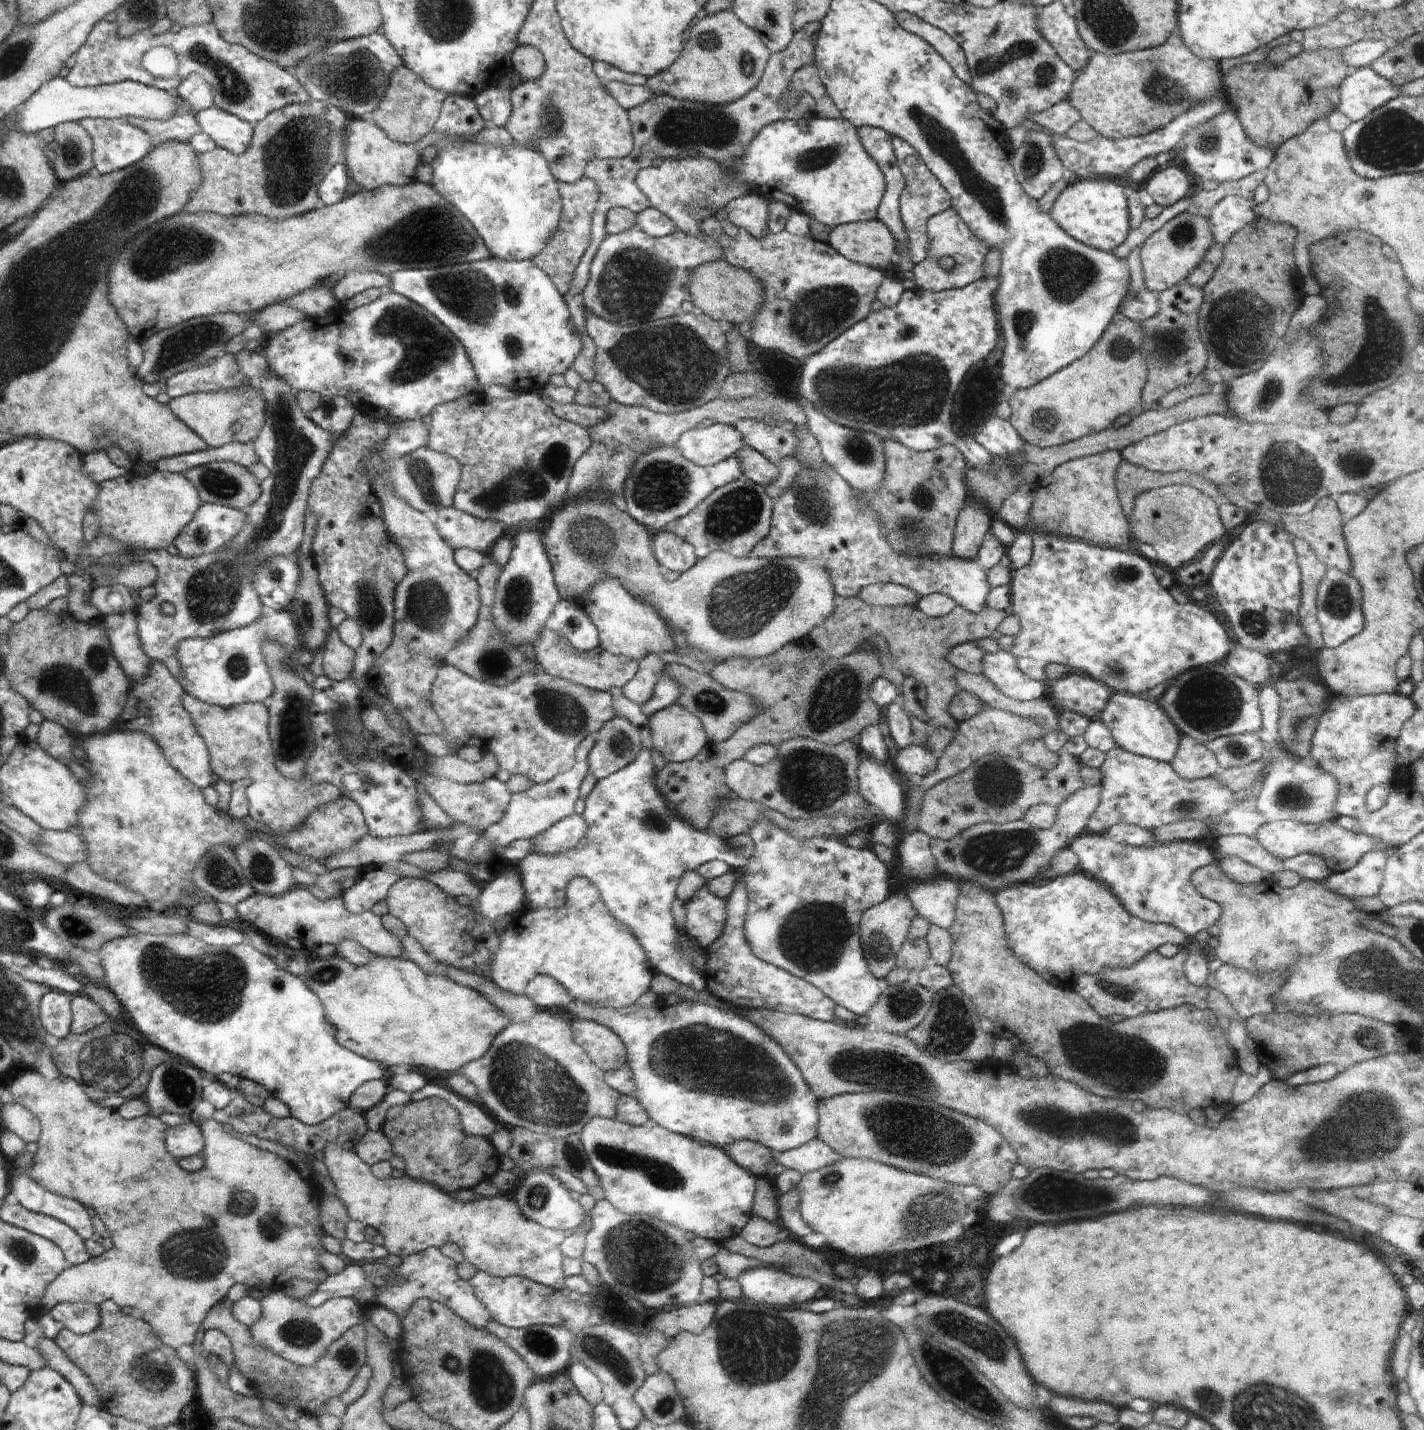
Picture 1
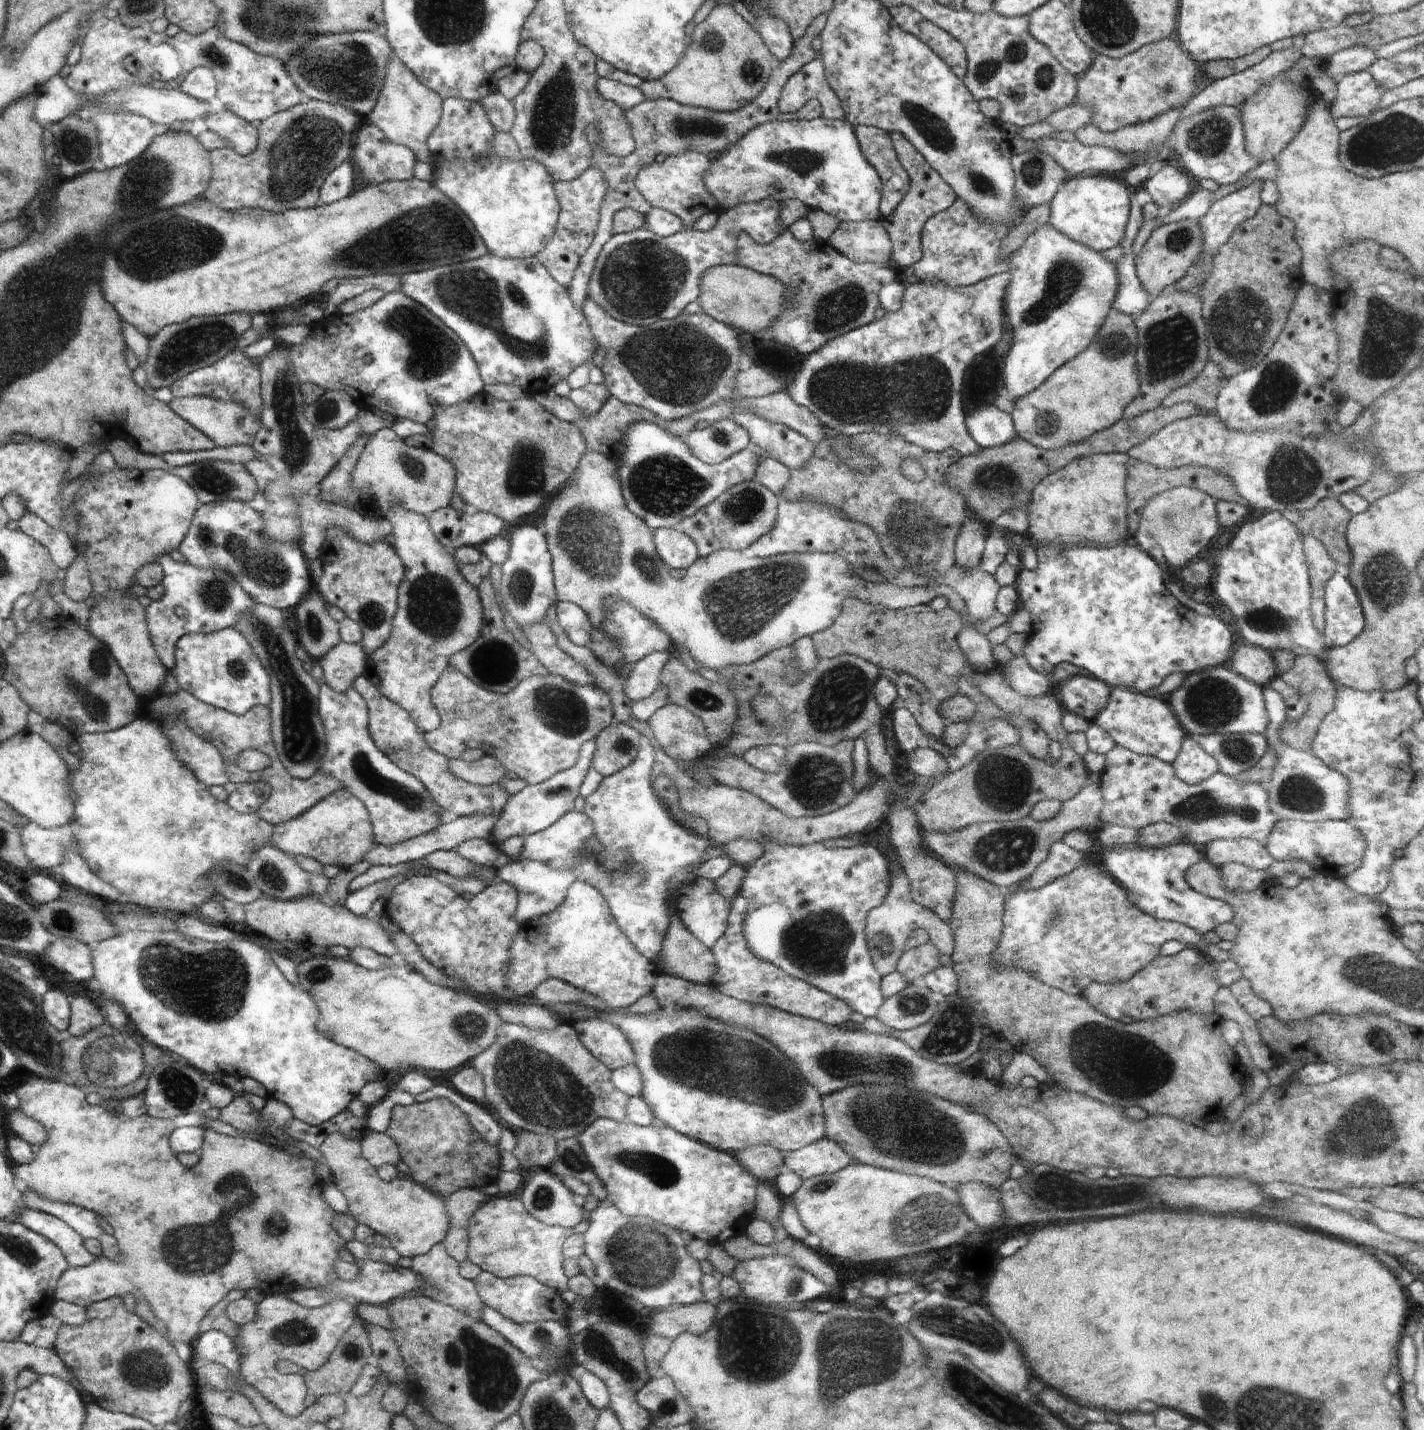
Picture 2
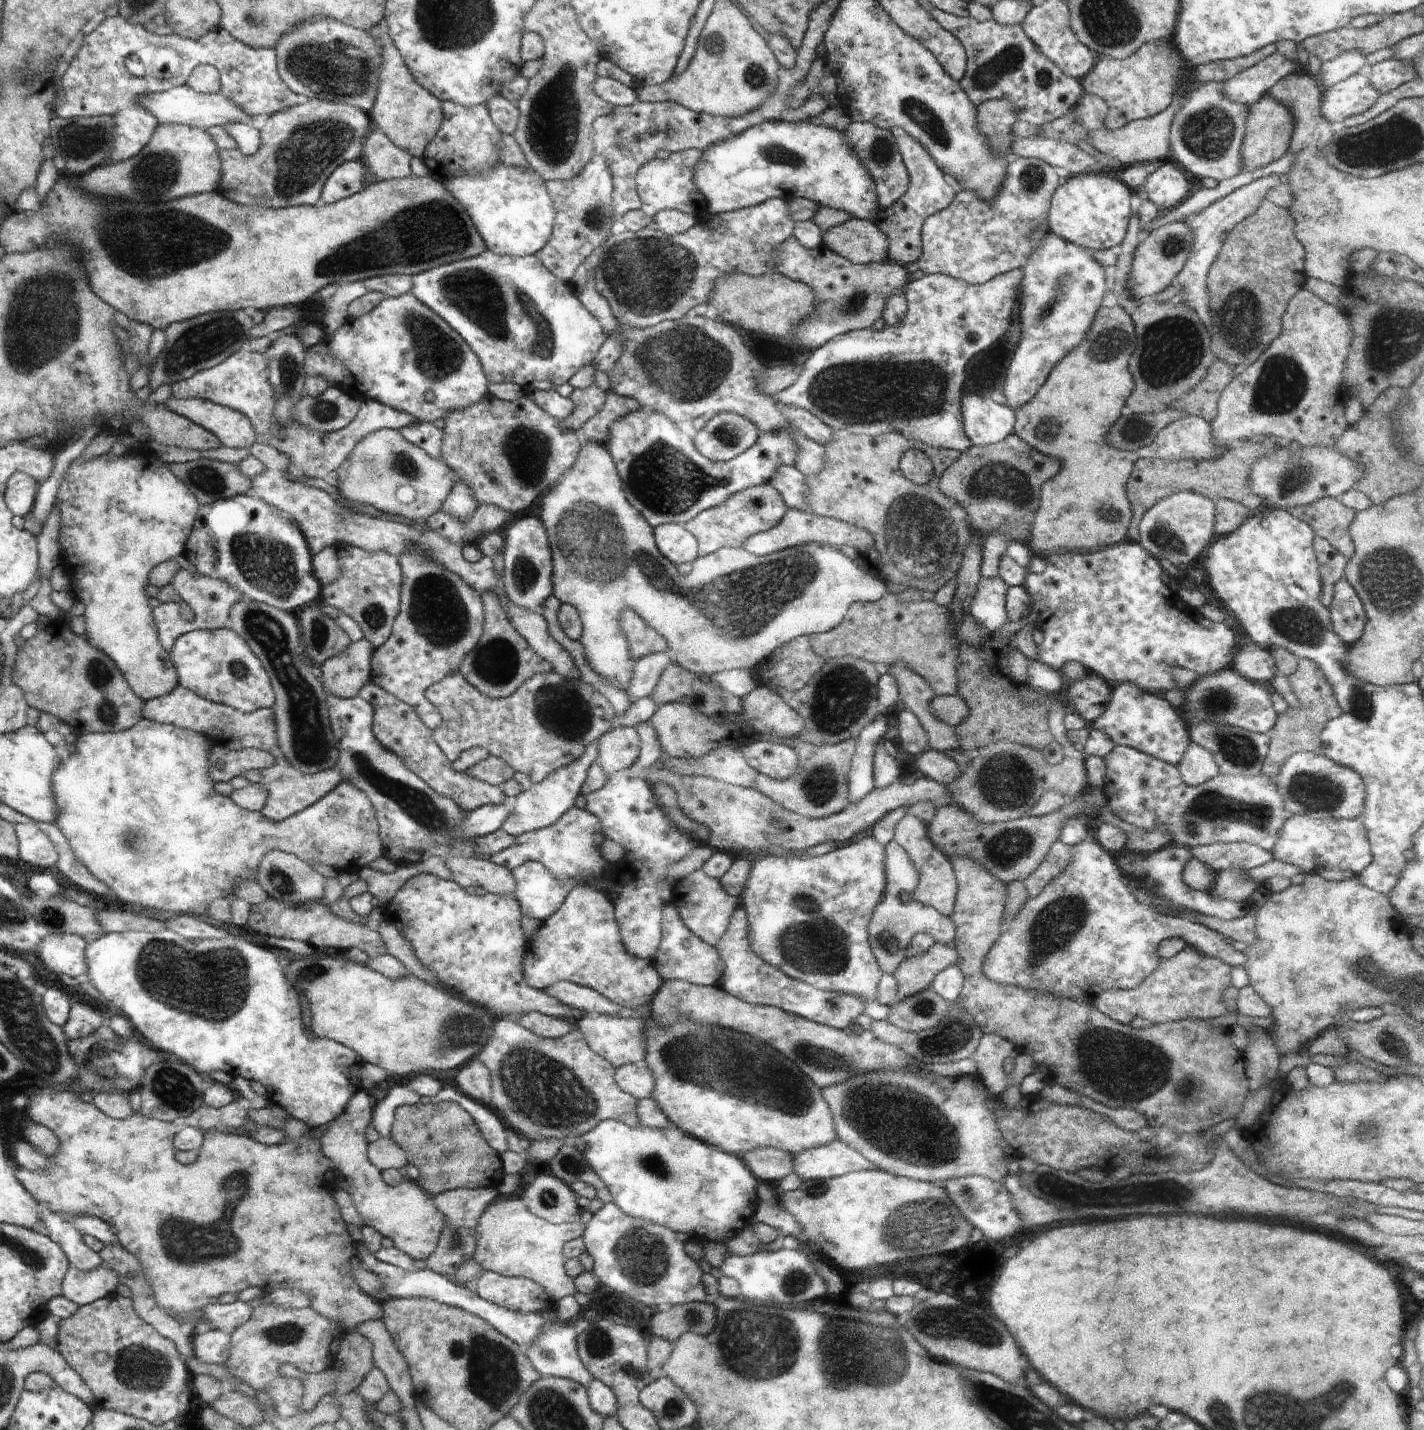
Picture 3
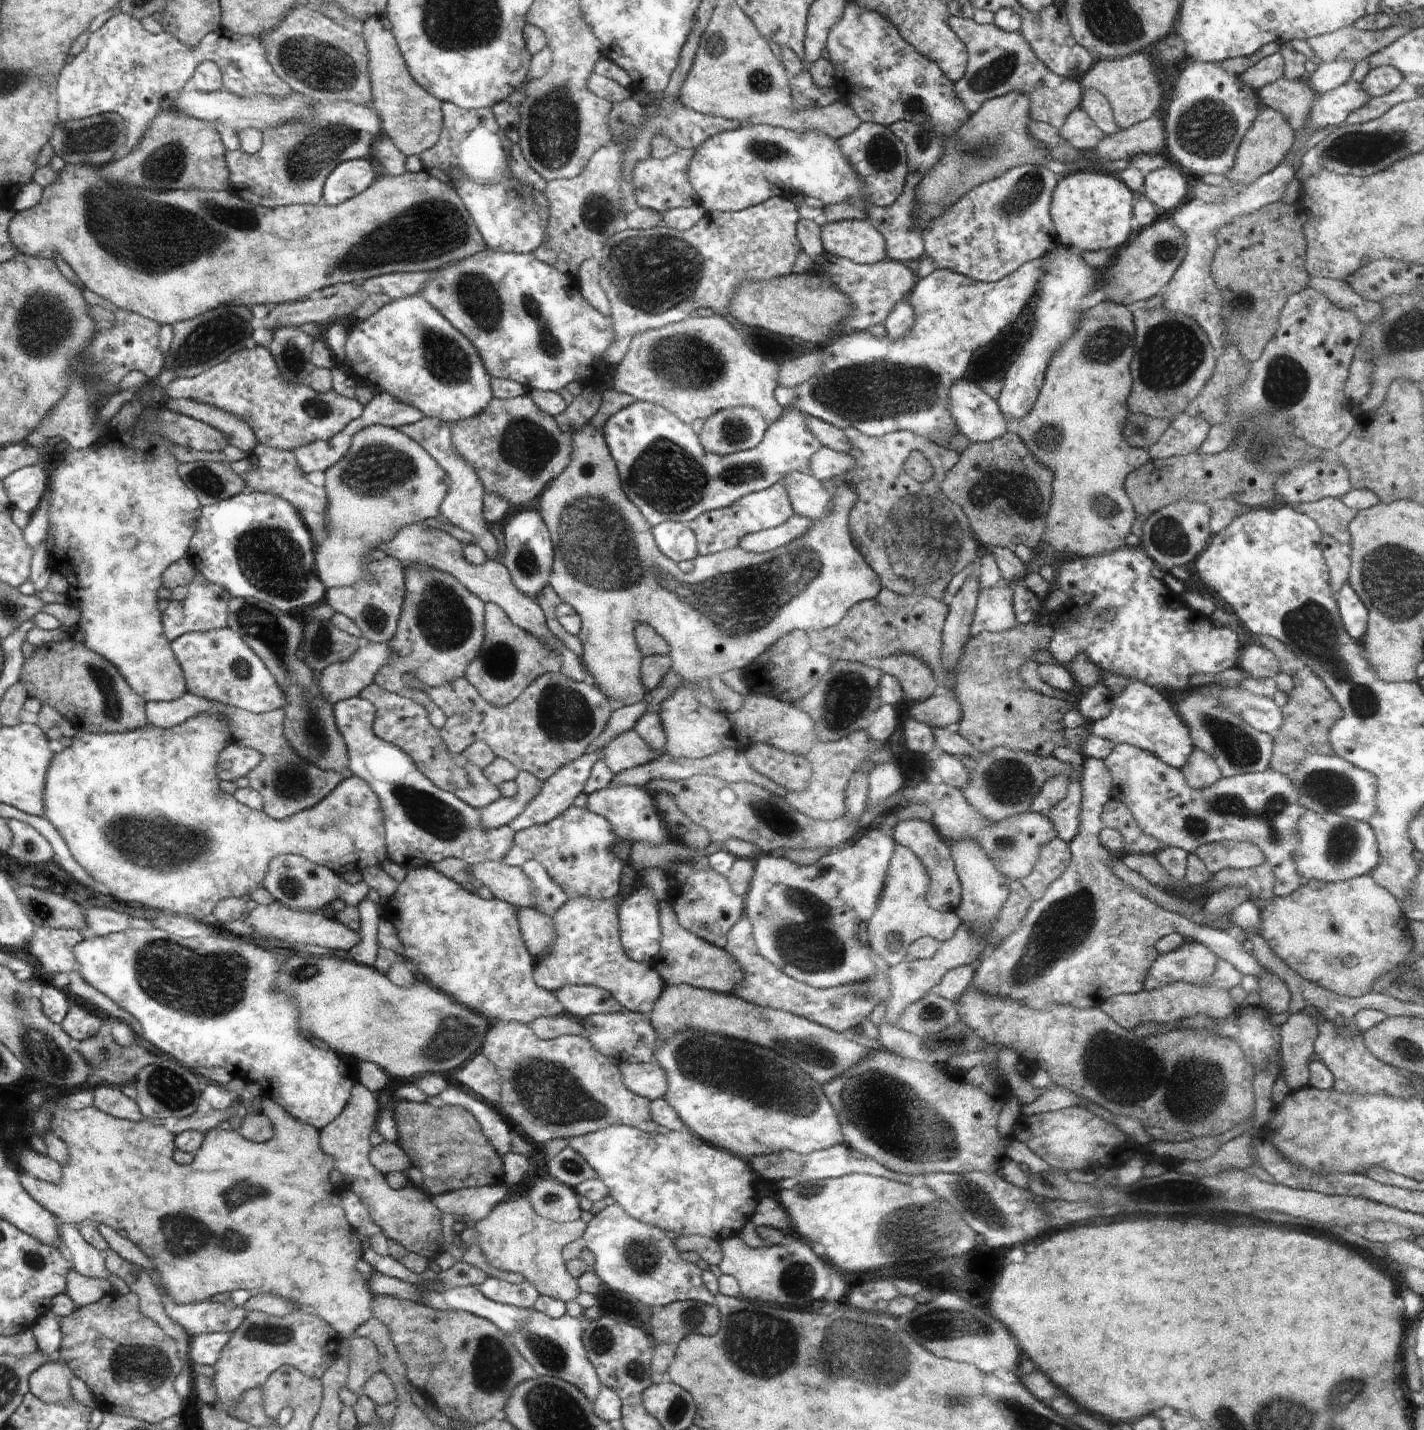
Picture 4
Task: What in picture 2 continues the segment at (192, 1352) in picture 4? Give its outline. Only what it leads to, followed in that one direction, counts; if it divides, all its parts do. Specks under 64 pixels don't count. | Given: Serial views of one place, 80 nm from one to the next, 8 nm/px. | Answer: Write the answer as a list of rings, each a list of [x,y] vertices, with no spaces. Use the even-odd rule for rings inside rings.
[[[211,1329],[201,1334],[192,1344],[195,1357],[202,1363],[214,1362],[222,1364],[232,1376],[241,1377],[240,1355],[236,1351],[235,1342],[219,1329]]]

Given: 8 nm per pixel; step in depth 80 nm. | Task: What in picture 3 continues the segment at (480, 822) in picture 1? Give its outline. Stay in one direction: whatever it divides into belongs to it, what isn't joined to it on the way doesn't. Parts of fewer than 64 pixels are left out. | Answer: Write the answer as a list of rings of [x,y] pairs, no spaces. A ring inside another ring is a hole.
[[[371,680],[359,690],[360,697],[367,699],[374,707],[374,735],[385,747],[395,751],[407,766],[415,771],[428,786],[438,794],[452,798],[466,812],[480,809],[484,805],[500,805],[507,800],[501,787],[478,780],[464,771],[456,771],[441,748],[434,741],[433,730],[419,717],[419,714],[408,703],[392,696],[383,687]]]

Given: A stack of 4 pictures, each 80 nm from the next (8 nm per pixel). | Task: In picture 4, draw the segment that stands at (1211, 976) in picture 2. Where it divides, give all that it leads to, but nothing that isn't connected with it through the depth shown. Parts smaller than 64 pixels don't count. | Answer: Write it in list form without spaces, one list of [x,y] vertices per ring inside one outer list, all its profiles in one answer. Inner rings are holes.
[[[1218,959],[1217,968],[1212,978],[1215,982],[1212,985],[1201,983],[1193,985],[1184,981],[1173,981],[1164,987],[1153,989],[1152,991],[1140,991],[1131,995],[1119,994],[1114,997],[1107,998],[1102,1002],[1102,1010],[1114,1018],[1114,1022],[1126,1030],[1134,1030],[1139,1024],[1144,1022],[1158,1022],[1158,1024],[1166,1024],[1166,1022],[1176,1022],[1176,1020],[1186,1017],[1193,1017],[1198,1014],[1208,1016],[1210,1018],[1222,1018],[1234,1012],[1236,1005],[1231,1000],[1228,990],[1233,986],[1238,986],[1244,978],[1244,974],[1236,970],[1229,962]]]

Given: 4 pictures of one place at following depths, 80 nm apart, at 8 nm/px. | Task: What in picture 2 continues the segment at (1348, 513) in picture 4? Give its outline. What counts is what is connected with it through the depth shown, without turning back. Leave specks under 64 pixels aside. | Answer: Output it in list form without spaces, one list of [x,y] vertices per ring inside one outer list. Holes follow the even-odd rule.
[[[1327,497],[1310,510],[1288,510],[1282,516],[1294,522],[1296,530],[1302,530],[1304,537],[1312,536],[1324,544],[1330,560],[1334,560],[1337,565],[1350,566],[1352,554],[1346,542],[1345,531],[1351,515],[1338,499]]]

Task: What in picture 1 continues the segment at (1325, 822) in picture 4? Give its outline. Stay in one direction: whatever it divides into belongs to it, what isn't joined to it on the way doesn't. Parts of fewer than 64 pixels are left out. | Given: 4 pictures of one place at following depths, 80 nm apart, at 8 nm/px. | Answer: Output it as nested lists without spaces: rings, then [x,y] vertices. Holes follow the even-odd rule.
[[[1290,819],[1274,823],[1267,822],[1260,826],[1252,838],[1269,854],[1282,861],[1303,853],[1322,856],[1331,873],[1352,869],[1368,852],[1382,846],[1380,840],[1376,840],[1368,834],[1349,832],[1338,823],[1332,824],[1332,821],[1318,825]]]

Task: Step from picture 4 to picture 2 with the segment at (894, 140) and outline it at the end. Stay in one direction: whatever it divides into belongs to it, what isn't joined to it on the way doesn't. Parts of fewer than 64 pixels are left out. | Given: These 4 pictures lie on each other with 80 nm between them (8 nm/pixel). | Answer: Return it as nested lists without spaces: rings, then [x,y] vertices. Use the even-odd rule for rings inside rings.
[[[858,125],[855,136],[864,158],[882,180],[879,214],[880,217],[888,217],[910,188],[908,174],[897,158],[889,133],[872,126]]]

